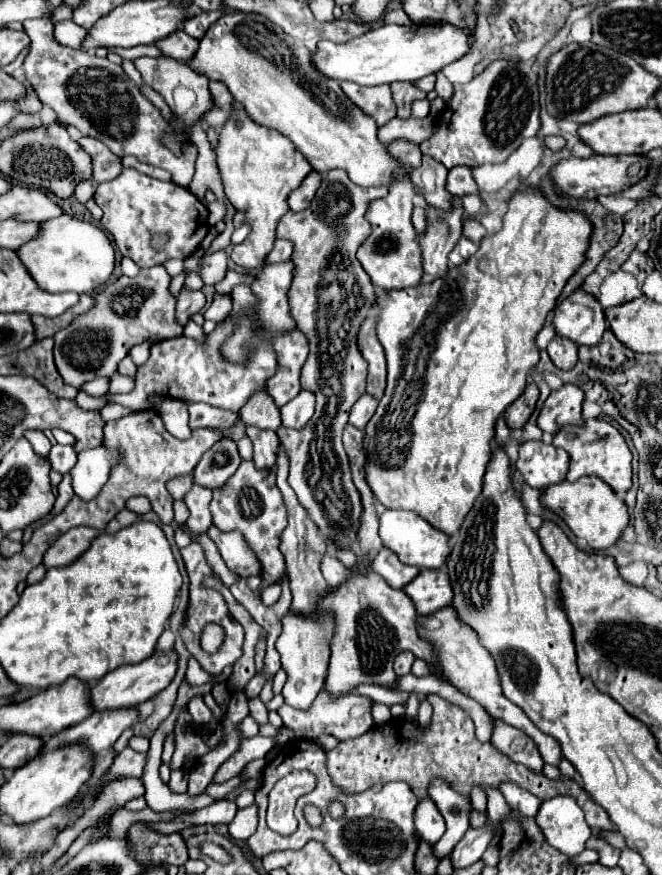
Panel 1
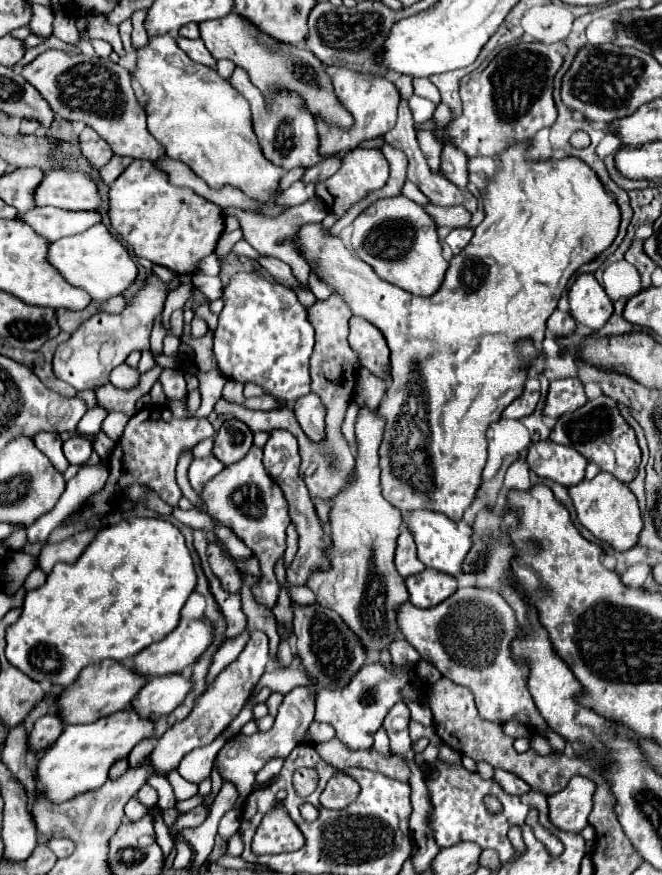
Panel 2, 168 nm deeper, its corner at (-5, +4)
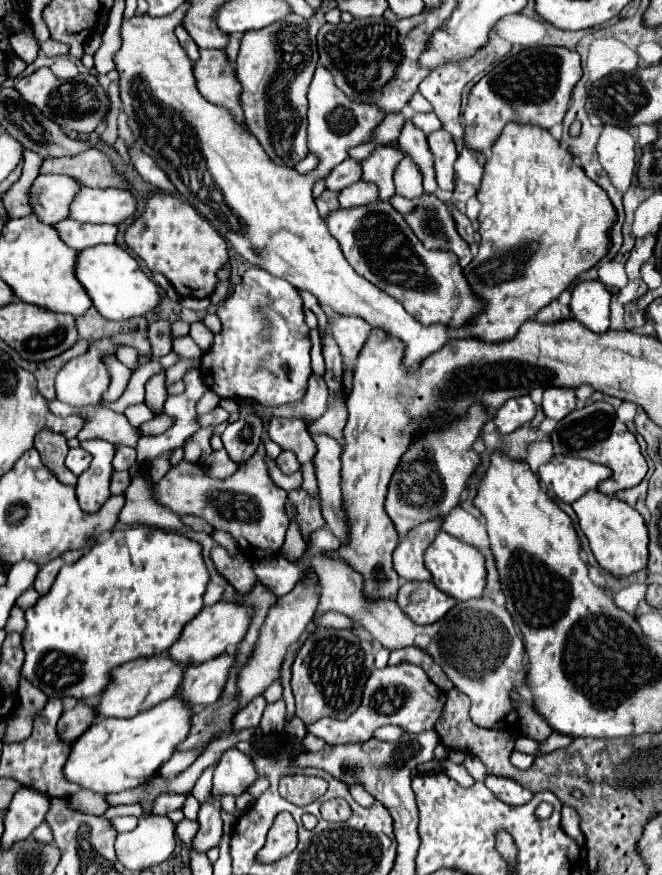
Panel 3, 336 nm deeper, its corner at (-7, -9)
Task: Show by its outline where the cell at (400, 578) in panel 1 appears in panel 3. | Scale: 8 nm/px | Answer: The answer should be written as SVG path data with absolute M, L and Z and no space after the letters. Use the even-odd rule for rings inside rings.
M440 519L426 521L422 525L414 527L412 531L408 531L400 539L400 543L394 551L394 569L402 579L406 579L406 581L430 579L430 573L424 567L424 551L434 541L436 533L440 531L440 525L442 525Z

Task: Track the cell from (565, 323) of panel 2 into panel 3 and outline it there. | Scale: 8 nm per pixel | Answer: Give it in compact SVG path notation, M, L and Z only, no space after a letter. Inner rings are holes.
M552 301L548 307L540 309L540 313L536 315L536 321L540 321L540 323L558 323L558 321L566 321L570 317L572 317L572 313L570 313L568 305L562 305L560 301Z

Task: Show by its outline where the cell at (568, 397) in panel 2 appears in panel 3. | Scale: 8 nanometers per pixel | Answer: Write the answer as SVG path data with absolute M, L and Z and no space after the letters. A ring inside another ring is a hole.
M550 387L544 391L544 401L542 401L542 411L546 417L560 421L568 413L576 409L576 395L574 389L566 387Z

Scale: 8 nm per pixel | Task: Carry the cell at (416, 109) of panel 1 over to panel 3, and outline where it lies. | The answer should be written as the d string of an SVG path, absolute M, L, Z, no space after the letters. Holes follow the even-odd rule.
M416 113L412 119L410 119L418 129L422 129L426 135L428 133L434 133L438 131L442 125L440 125L440 119L436 117L436 113Z

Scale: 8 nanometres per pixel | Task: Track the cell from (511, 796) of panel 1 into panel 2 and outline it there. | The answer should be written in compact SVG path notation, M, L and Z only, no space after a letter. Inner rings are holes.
M500 768L494 770L494 780L496 780L508 794L522 794L522 792L528 792L528 790L530 790L530 786L528 786L524 780L520 780L516 774L510 774L510 772L500 770Z

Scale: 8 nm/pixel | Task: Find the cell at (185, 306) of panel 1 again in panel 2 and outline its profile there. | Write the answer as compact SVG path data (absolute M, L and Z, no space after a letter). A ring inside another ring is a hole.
M174 310L172 316L170 316L170 334L174 334L176 338L180 338L182 326L184 326L184 322L182 322L182 310Z

